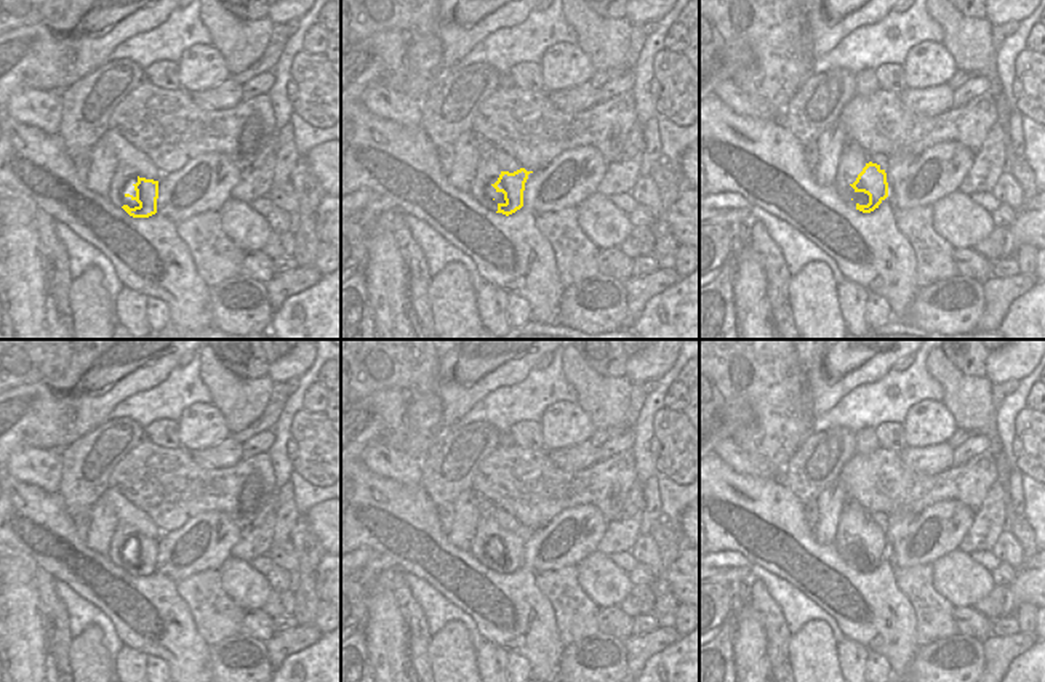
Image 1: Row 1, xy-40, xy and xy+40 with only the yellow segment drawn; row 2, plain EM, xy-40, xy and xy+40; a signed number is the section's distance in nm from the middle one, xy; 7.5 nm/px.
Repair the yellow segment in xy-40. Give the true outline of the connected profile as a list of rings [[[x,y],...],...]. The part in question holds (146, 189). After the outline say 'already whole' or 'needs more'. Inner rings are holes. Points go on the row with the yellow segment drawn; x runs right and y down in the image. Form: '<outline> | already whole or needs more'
[[[118,165],[107,199],[133,218],[149,218],[157,213],[158,181],[139,178],[131,166]]] | needs more

